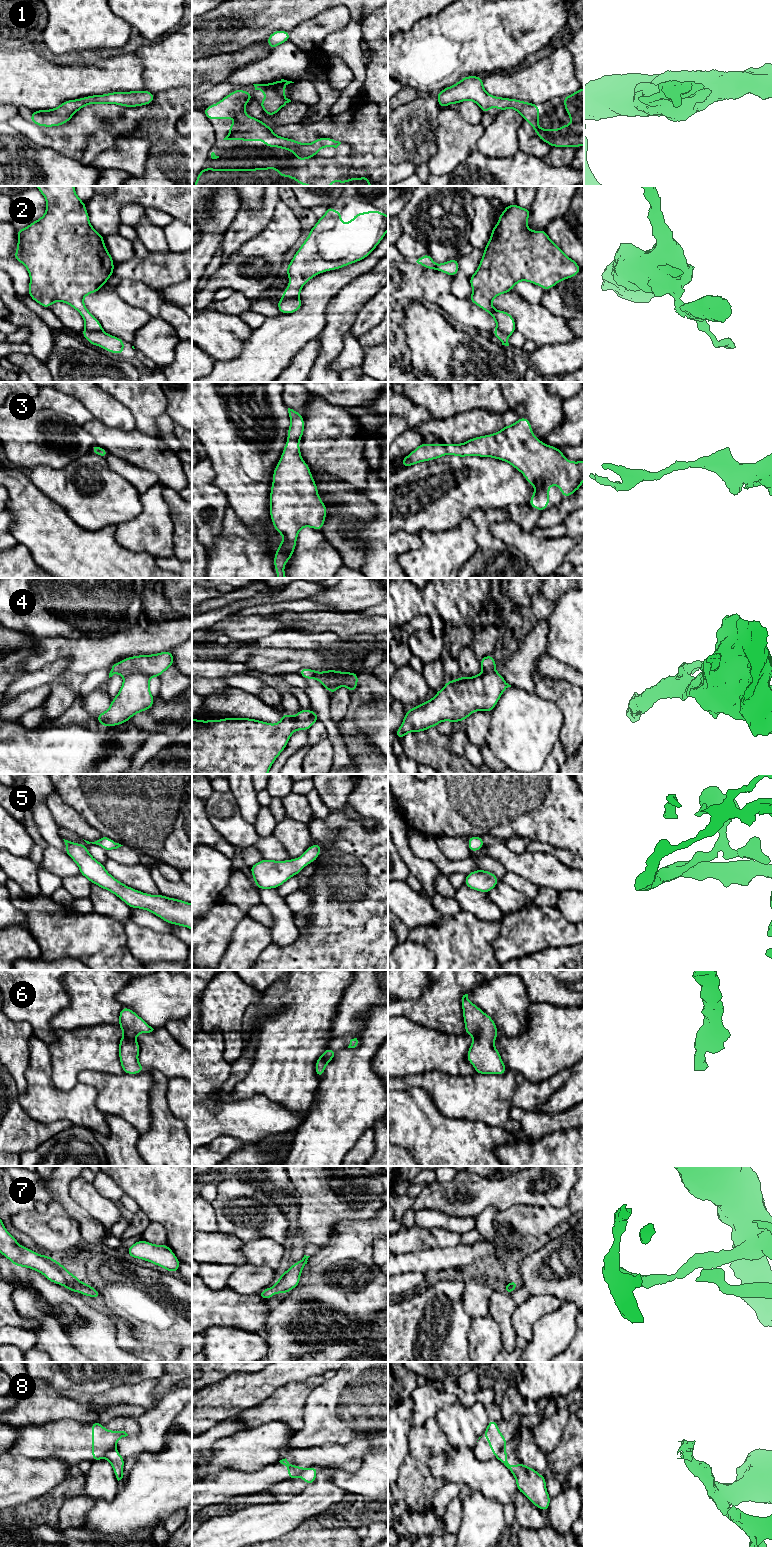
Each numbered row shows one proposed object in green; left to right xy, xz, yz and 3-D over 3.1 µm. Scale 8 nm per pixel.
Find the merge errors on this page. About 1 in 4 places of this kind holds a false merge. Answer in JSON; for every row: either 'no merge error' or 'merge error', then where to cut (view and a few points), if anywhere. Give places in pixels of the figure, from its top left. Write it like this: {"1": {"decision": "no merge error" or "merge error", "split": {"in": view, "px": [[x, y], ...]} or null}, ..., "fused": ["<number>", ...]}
{"1": {"decision": "no merge error", "split": null}, "2": {"decision": "merge error", "split": {"in": "xy", "px": [[85, 329], [102, 331]]}}, "3": {"decision": "no merge error", "split": null}, "4": {"decision": "no merge error", "split": null}, "5": {"decision": "no merge error", "split": null}, "6": {"decision": "no merge error", "split": null}, "7": {"decision": "no merge error", "split": null}, "8": {"decision": "merge error", "split": {"in": "xy", "px": [[115, 1448], [104, 1457]]}}, "fused": ["2", "8"]}

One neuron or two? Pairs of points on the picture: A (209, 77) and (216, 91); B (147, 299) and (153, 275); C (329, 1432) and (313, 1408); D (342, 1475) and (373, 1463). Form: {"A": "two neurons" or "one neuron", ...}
{"A": "two neurons", "B": "two neurons", "C": "one neuron", "D": "one neuron"}

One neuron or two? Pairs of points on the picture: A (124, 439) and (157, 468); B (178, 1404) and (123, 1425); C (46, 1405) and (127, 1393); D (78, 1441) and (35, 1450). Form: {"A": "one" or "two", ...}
{"A": "one", "B": "two", "C": "two", "D": "one"}

